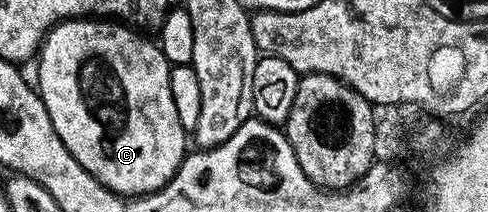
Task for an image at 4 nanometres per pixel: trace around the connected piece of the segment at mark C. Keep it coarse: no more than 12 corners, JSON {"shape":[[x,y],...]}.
{"shape":[[69,18],[34,82],[113,194],[184,159],[172,66],[119,20]]}

